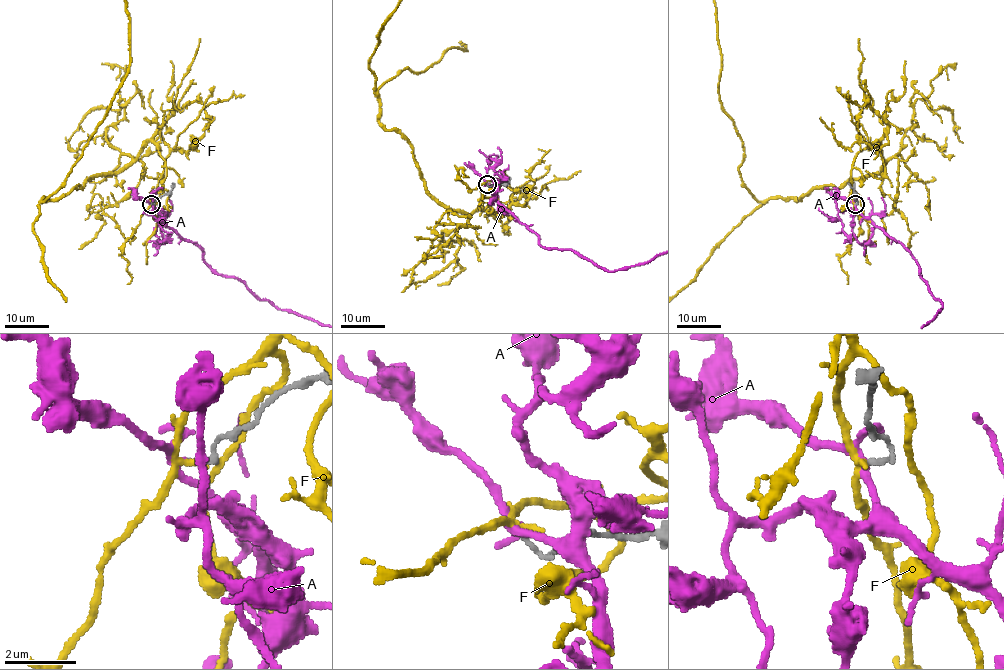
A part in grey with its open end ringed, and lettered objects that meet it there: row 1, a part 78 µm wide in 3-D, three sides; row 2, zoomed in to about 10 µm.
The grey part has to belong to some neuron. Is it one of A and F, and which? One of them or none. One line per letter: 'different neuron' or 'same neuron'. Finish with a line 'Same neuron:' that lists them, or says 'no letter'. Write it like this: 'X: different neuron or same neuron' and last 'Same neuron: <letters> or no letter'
A: same neuron
F: different neuron
Same neuron: A

